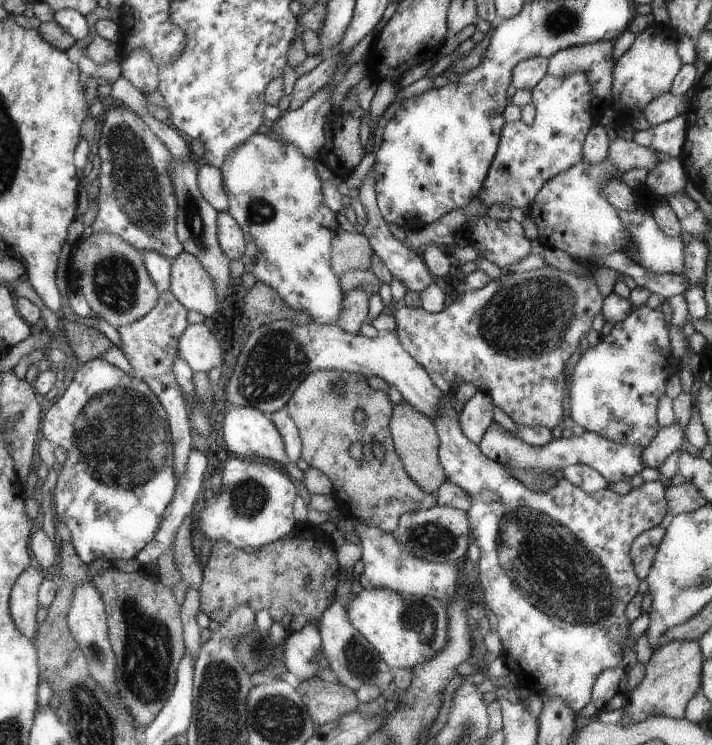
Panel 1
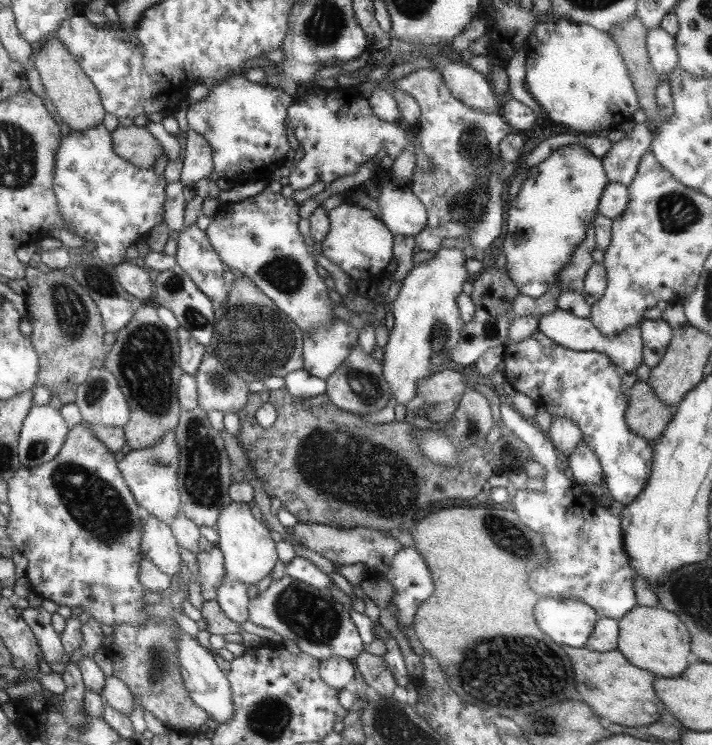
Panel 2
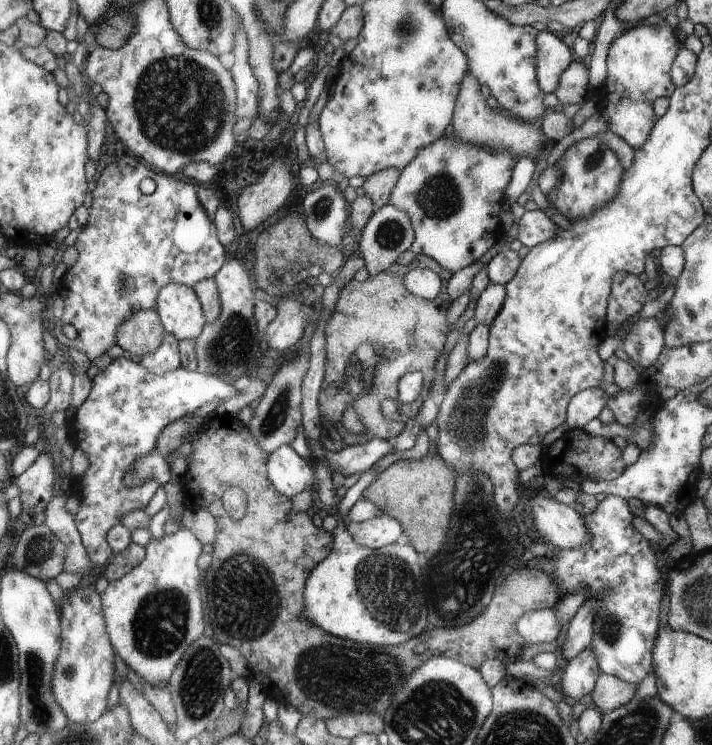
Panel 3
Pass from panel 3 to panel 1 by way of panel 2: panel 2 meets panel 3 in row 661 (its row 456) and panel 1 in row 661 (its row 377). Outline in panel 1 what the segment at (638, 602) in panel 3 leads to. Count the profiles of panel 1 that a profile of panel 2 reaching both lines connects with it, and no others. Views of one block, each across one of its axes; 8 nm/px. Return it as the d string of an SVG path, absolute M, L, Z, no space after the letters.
M446 395L446 400L442 400L442 408L438 408L438 416L433 420L437 425L438 433L441 438L440 459L441 464L445 467L445 471L449 474L450 482L458 484L462 490L466 490L472 498L472 506L468 510L469 523L472 525L472 539L478 544L481 550L481 556L478 564L478 578L480 578L480 586L484 593L484 605L491 608L498 619L498 634L502 643L501 656L506 660L508 668L519 677L519 686L525 686L530 691L540 694L541 698L546 696L560 696L575 715L578 715L587 704L592 702L593 687L596 686L597 679L600 678L605 671L616 666L622 658L622 646L626 644L626 648L635 648L636 640L630 632L628 626L630 622L624 616L624 608L626 604L634 598L634 594L638 592L638 576L633 558L630 551L633 543L636 542L638 536L644 531L649 531L652 527L660 525L664 516L669 511L669 502L666 500L666 490L664 484L660 480L644 481L639 487L632 489L625 495L605 488L596 492L586 492L585 489L575 485L573 481L566 479L564 476L558 478L556 486L550 490L540 491L537 489L526 488L520 480L516 480L510 474L505 466L498 461L490 460L489 457L478 448L477 444L465 435L461 430L460 413L452 405L452 397Z

